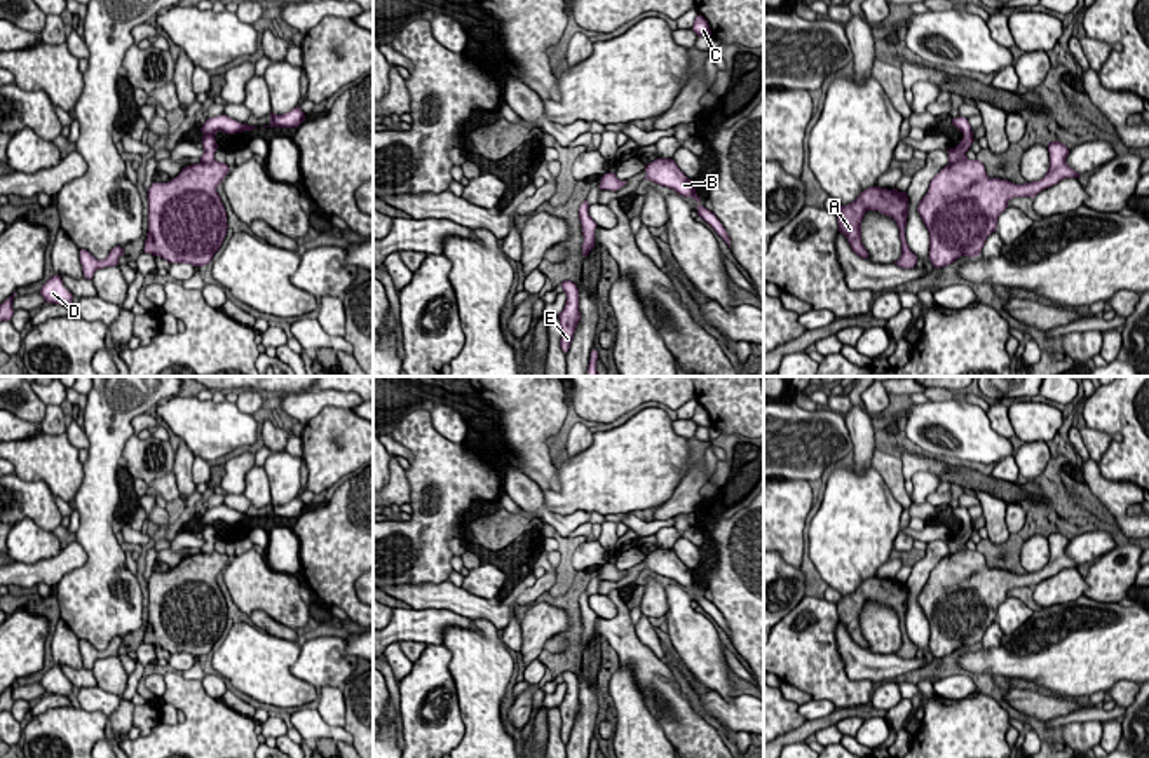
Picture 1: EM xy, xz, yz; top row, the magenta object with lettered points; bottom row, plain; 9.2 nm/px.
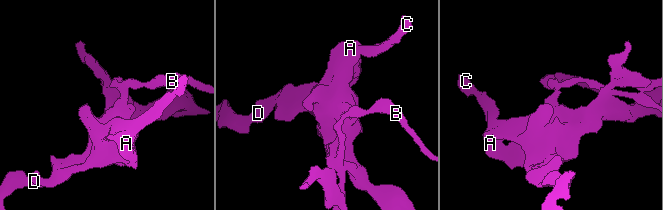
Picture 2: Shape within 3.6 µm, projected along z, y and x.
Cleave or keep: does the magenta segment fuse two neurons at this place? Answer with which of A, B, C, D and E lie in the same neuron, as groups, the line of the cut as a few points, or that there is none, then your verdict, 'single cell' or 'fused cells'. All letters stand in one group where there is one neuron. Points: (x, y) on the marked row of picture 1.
groups A C D E / B; cut xy (211, 119), (217, 131); fused cells

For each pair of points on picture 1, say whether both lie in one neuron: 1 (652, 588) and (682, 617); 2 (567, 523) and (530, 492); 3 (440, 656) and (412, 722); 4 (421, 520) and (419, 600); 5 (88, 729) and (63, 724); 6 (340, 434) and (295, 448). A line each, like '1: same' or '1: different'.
1: different
2: same
3: same
4: different
5: same
6: different

